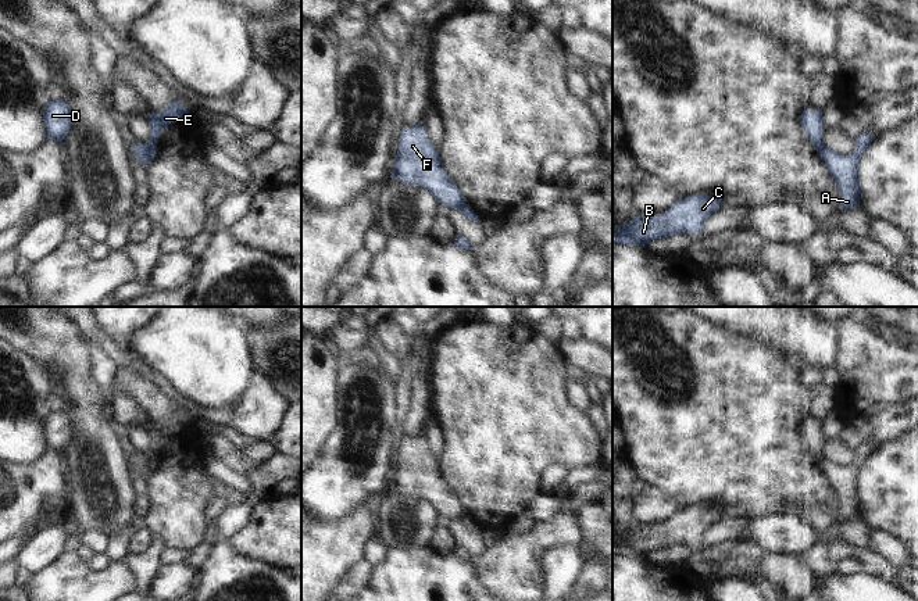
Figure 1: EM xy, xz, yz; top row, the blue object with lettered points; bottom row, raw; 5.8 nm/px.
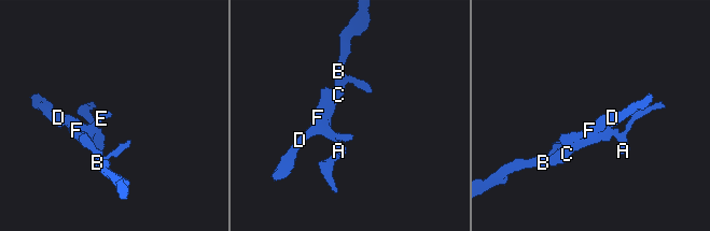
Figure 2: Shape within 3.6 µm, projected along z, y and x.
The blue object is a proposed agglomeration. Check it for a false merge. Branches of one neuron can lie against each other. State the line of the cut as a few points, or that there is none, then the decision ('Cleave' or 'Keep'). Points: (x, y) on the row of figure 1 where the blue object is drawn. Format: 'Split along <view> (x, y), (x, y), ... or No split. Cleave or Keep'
Split along yz (822, 146), (818, 153). Cleave.

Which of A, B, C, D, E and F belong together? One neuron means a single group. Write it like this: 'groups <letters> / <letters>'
groups A / B C D E F

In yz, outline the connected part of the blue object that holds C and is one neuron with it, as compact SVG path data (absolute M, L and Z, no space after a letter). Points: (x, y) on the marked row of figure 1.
M692 194L678 201L661 215L639 212L629 222L617 226L612 243L618 246L643 246L651 240L675 235L696 235L703 223L721 208L722 194Z

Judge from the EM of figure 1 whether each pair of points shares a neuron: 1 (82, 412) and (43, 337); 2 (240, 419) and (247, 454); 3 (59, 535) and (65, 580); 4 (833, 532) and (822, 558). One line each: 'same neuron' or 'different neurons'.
1: same neuron
2: different neurons
3: different neurons
4: same neuron

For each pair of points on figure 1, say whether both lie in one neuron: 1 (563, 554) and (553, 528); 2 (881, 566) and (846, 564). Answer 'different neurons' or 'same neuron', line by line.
1: different neurons
2: different neurons

